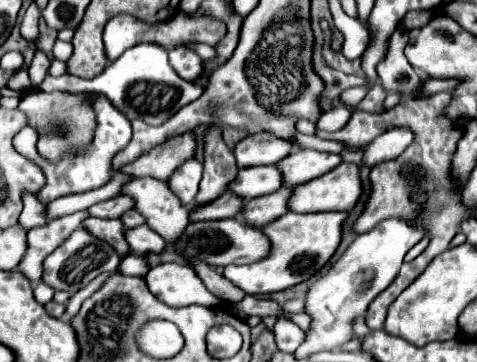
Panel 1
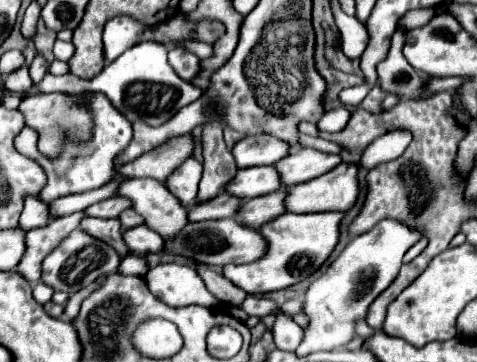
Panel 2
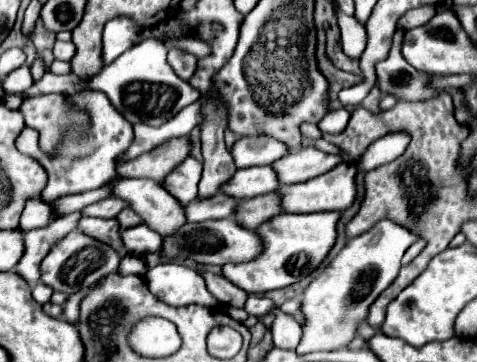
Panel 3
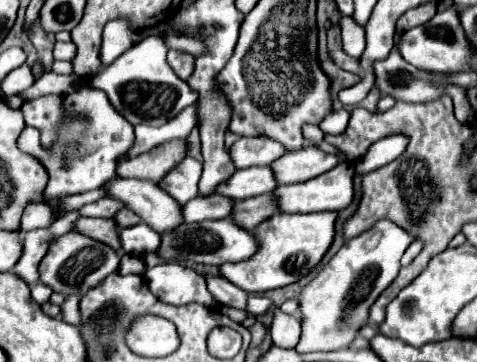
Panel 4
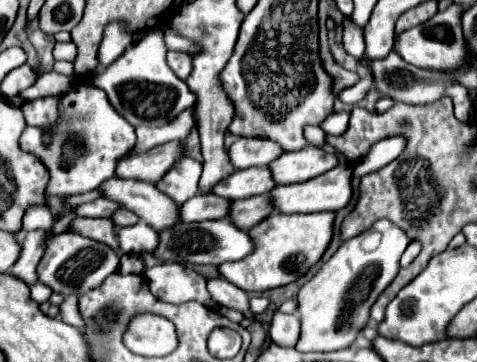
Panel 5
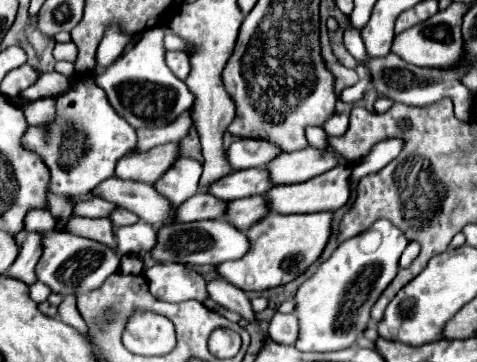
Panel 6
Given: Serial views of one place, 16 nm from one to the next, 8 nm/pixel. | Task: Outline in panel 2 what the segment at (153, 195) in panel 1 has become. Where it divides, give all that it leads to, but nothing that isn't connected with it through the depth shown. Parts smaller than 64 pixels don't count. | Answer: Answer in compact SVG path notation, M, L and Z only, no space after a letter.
M152 178L122 180L116 188L116 196L130 200L132 210L136 210L146 226L156 230L162 238L176 236L176 232L184 228L184 222L188 222L186 208L164 188L164 182Z

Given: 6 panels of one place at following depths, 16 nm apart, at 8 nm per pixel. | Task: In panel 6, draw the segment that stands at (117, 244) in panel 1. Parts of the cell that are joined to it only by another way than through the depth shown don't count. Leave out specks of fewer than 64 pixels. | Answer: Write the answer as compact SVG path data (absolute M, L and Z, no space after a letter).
M72 216L64 228L64 232L70 232L74 236L82 236L82 238L90 238L96 240L108 248L116 248L116 238L114 238L114 230L108 218L100 218L100 220L92 220L92 218L80 218L80 216Z

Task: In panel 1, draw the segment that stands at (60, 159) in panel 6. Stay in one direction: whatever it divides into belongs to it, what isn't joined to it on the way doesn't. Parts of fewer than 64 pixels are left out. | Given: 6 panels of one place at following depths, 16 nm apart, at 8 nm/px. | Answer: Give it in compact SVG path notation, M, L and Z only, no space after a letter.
M96 94L96 98L92 100L92 108L96 114L96 130L94 130L94 138L92 142L82 148L82 150L68 150L64 152L62 160L58 160L56 164L44 160L44 156L40 156L40 152L36 150L36 142L38 142L38 132L30 126L22 128L16 136L14 136L14 148L24 154L26 158L30 158L32 162L36 162L42 172L46 174L46 186L38 192L38 200L48 204L48 200L56 200L60 196L68 196L68 194L78 194L78 192L88 192L94 188L100 188L100 184L106 184L112 178L112 158L124 150L128 146L128 142L132 140L132 126L128 122L128 118L118 112L110 100L106 96Z

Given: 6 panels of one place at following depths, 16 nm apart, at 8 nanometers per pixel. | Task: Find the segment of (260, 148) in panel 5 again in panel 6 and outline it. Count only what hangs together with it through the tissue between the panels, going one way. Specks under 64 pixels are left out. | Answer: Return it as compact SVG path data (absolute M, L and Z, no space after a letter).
M240 138L226 150L226 158L234 170L244 170L244 168L260 168L264 162L276 156L276 152L280 150L272 148L272 144L264 144L264 140Z

